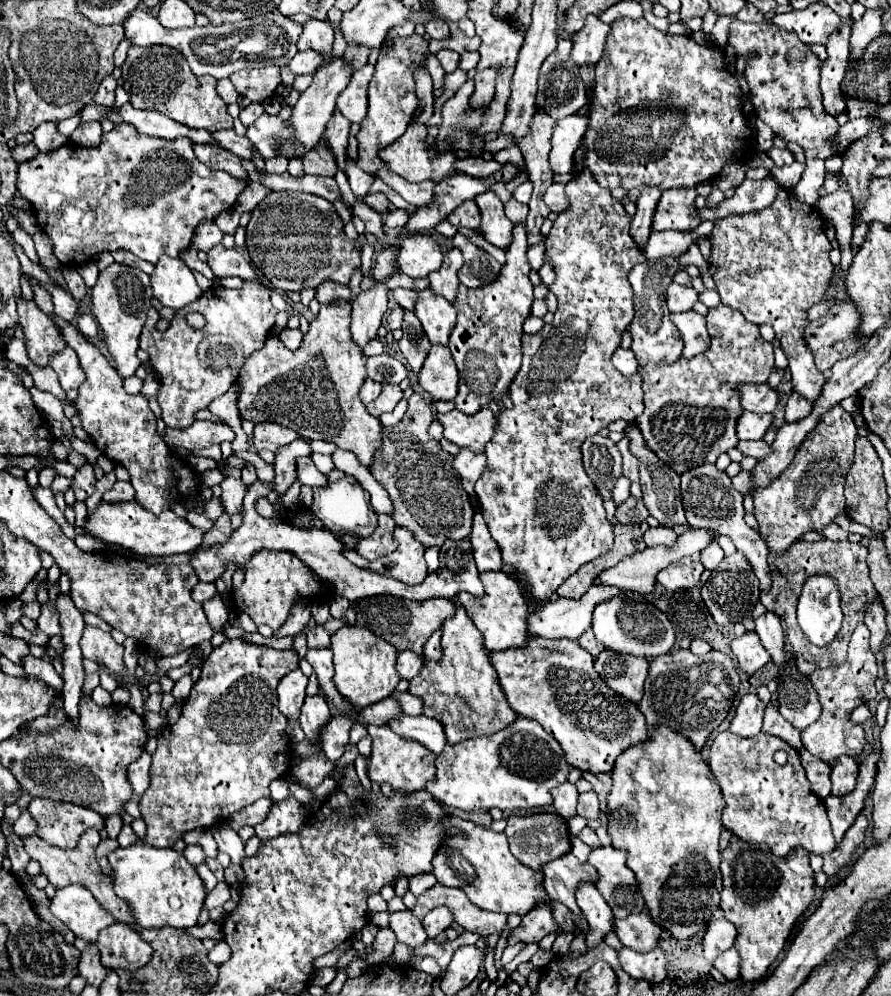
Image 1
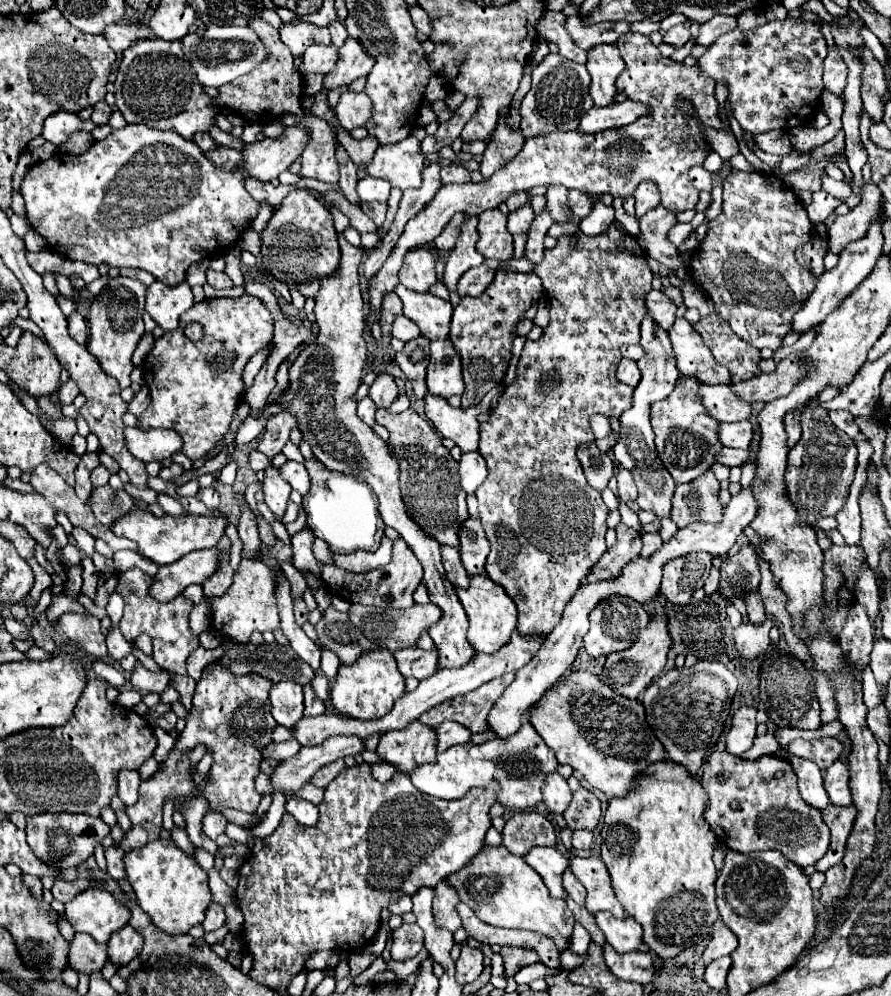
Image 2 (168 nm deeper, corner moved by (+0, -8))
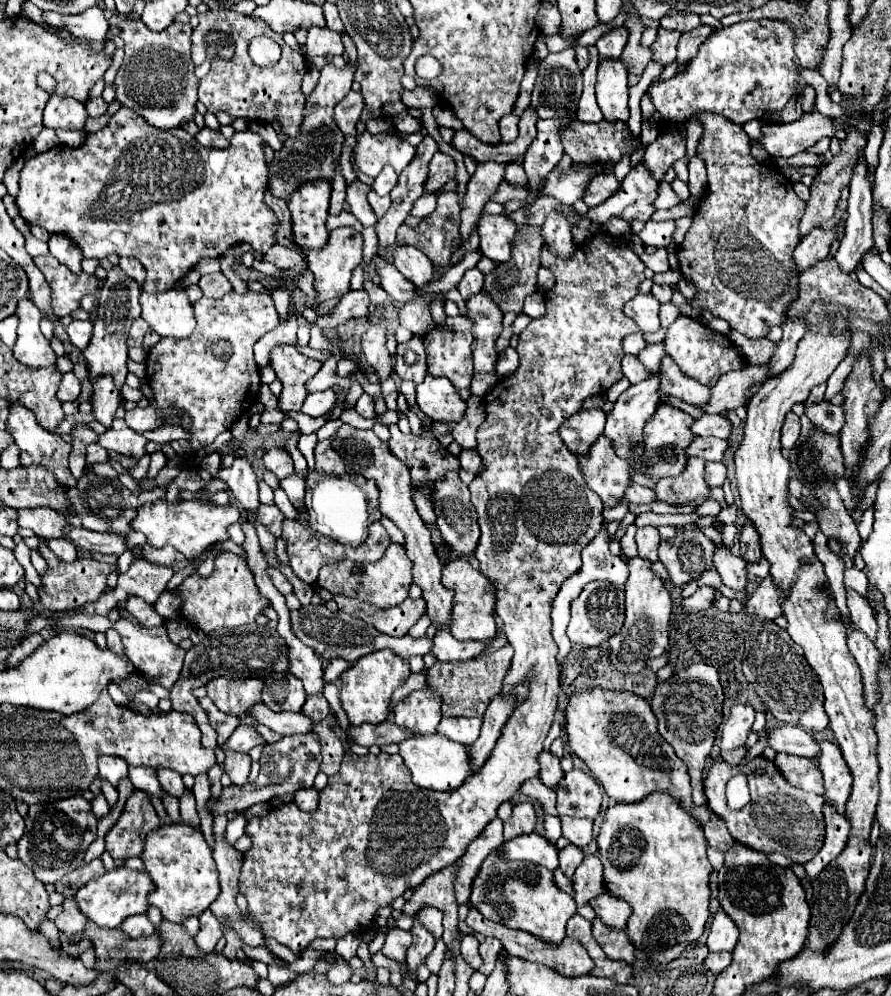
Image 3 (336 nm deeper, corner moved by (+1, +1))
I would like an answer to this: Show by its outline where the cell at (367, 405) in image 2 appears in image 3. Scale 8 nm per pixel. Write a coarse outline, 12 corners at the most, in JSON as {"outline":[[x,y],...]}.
{"outline":[[362,395],[356,401],[356,411],[372,419],[374,413],[374,401],[370,395]]}

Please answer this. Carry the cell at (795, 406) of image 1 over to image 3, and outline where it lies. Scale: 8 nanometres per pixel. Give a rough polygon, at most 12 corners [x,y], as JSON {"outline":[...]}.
{"outline":[[788,413],[782,429],[782,449],[800,439],[800,419]]}

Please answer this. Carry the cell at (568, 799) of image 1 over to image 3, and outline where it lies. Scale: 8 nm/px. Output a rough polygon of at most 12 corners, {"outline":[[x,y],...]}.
{"outline":[[542,751],[540,781],[546,787],[556,789],[564,771],[560,759]]}

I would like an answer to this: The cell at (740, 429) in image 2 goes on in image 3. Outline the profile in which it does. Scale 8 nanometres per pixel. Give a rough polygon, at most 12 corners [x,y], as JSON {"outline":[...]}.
{"outline":[[702,415],[692,431],[728,439],[734,425],[722,415]]}

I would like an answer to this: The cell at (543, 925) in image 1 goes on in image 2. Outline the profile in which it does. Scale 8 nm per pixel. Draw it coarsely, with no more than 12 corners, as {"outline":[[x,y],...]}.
{"outline":[[501,948],[505,978],[539,960],[533,950]]}

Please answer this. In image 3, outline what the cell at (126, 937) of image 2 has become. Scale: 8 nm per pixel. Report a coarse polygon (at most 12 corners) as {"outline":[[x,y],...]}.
{"outline":[[132,915],[120,927],[128,937],[148,937],[156,927],[146,915]]}

